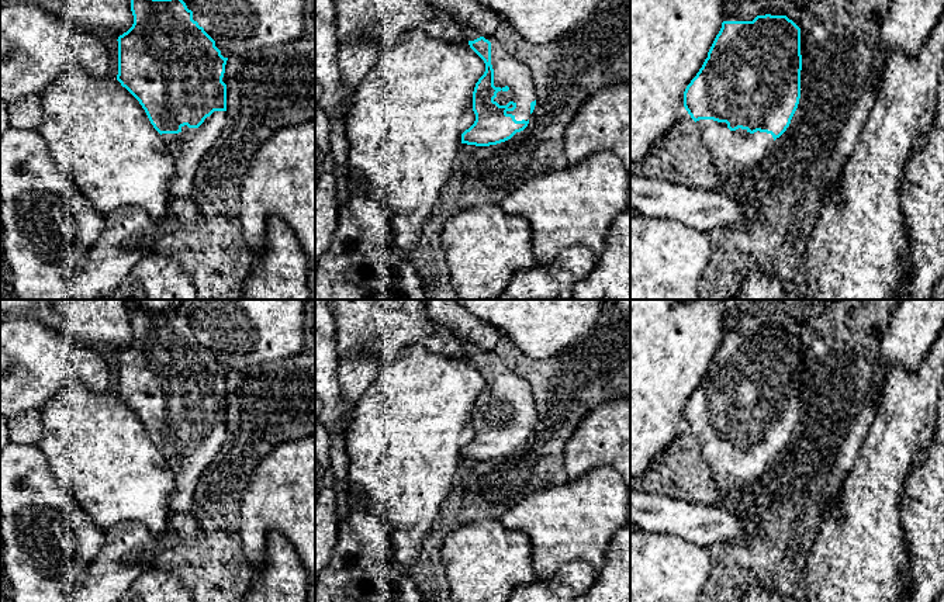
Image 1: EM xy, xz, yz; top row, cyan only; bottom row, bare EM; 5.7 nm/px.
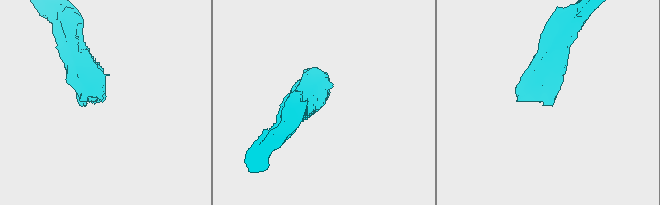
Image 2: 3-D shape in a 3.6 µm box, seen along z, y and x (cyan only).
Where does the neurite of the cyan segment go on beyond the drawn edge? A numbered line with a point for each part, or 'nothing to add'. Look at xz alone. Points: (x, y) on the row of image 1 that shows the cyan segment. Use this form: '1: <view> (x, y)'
1: xz (508, 71)

